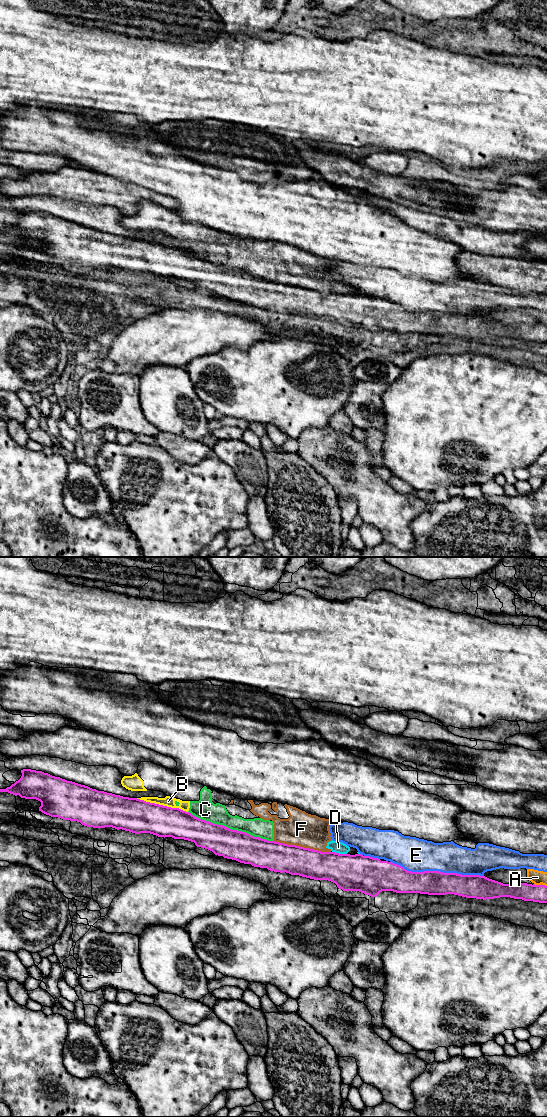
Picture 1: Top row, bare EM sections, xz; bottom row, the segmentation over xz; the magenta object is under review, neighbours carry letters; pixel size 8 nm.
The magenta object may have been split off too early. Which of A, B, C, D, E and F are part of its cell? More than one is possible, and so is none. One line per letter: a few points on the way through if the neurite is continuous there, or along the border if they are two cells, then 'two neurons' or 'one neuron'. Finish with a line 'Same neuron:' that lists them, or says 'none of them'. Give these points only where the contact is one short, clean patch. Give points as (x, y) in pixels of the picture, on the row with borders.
A: two neurons
B: two neurons
C: two neurons
D: two neurons
E: two neurons
F: border along xz (274, 840), (280, 843), (295, 844), (330, 852); two neurons
Same neuron: none of them

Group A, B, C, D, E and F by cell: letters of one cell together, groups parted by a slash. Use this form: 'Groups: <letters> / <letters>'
Groups: A / B C D F / E

